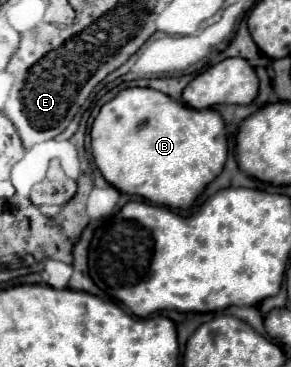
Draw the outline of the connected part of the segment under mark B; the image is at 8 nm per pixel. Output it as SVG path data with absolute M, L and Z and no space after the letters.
M125 88L101 106L91 128L91 152L103 178L117 190L139 194L153 204L173 210L187 210L203 188L221 174L227 160L227 136L223 118L215 110L189 108L153 88Z

